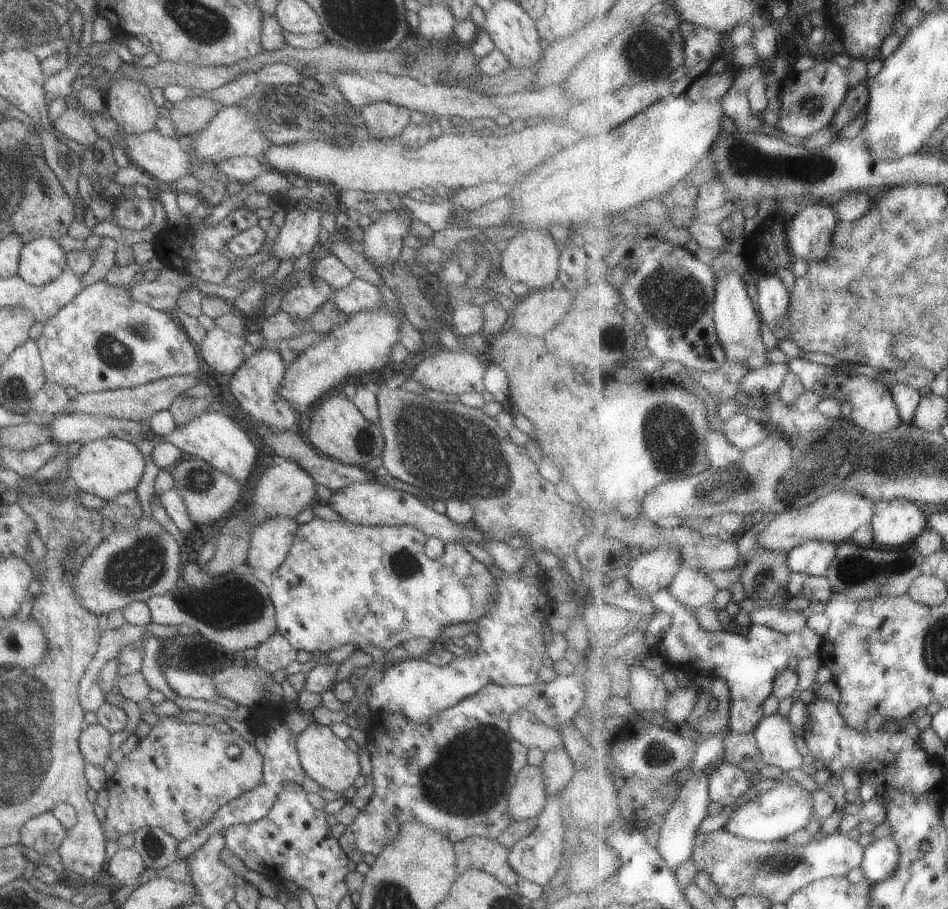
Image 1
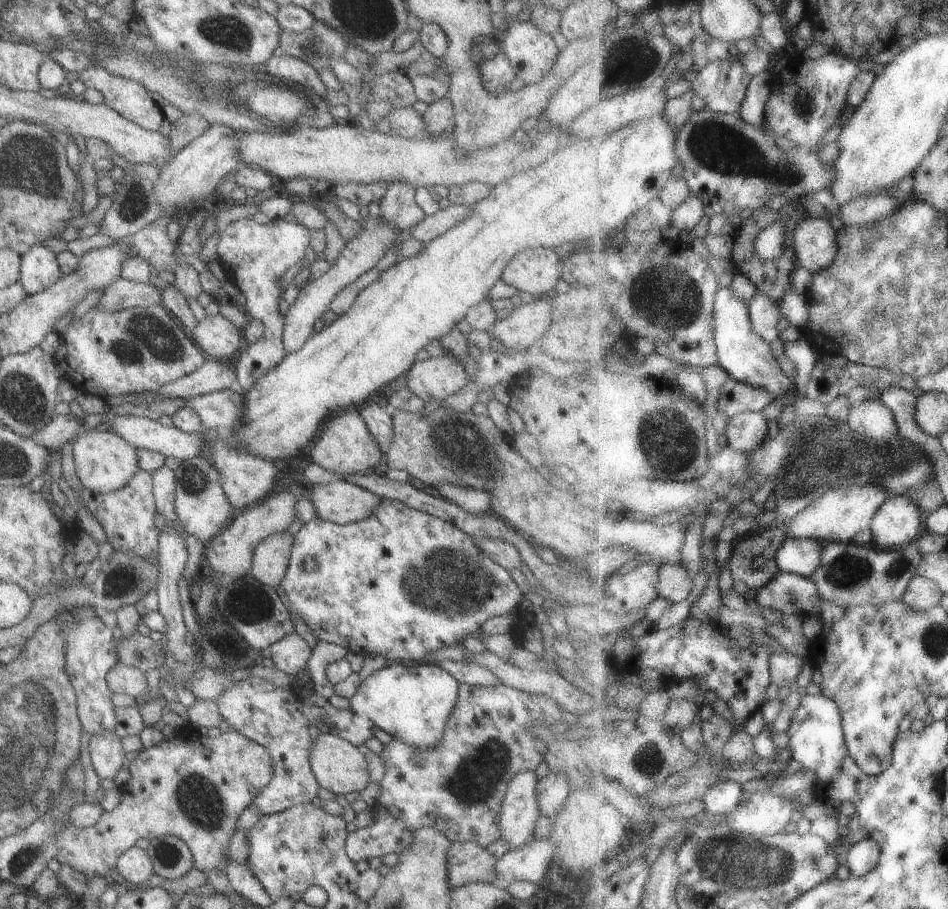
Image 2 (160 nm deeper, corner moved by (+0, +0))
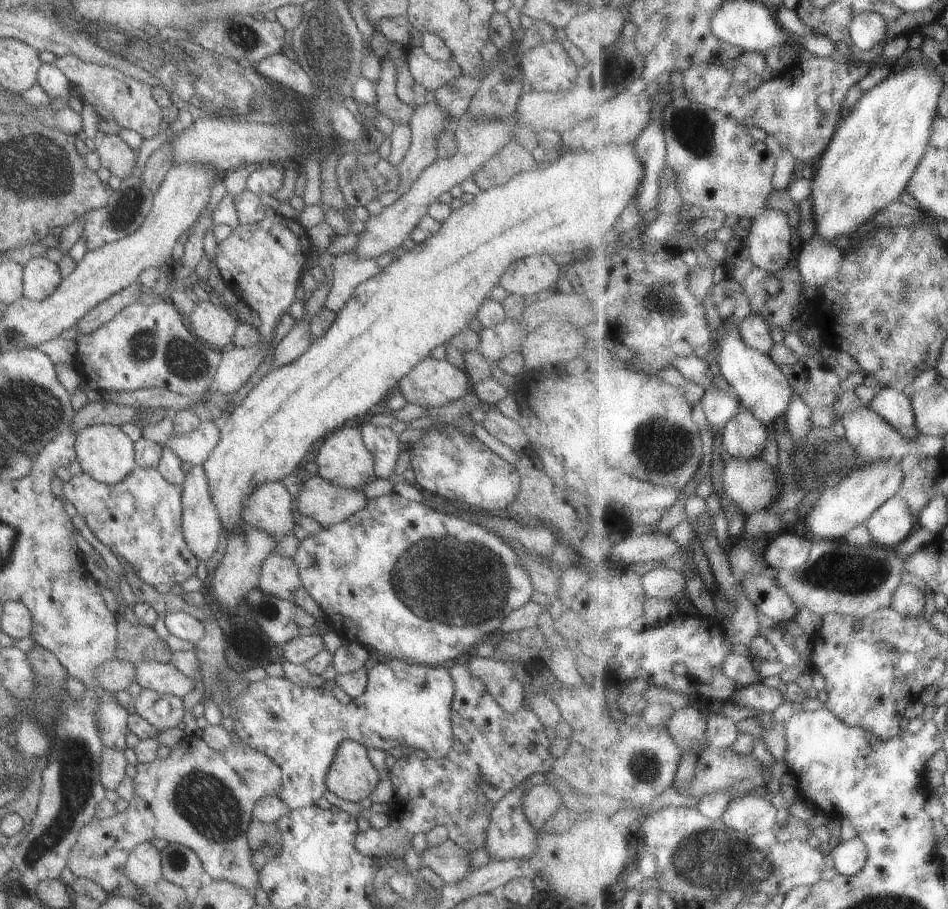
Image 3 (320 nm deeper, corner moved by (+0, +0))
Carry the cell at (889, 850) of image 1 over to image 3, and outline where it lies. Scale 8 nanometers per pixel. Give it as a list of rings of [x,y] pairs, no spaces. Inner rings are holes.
[[[856,836],[845,842],[841,841],[832,850],[829,862],[837,874],[851,876],[859,874],[865,868],[868,856],[868,846],[860,836]]]

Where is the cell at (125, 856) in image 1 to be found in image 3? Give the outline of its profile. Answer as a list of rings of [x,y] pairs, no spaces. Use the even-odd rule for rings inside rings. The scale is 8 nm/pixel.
[[[149,841],[142,842],[131,849],[123,864],[123,881],[131,881],[137,887],[143,887],[148,882],[157,882],[161,877],[160,854],[159,851],[149,843]]]

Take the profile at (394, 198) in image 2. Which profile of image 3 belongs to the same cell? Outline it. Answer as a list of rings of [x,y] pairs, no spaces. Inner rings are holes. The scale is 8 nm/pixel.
[[[425,101],[415,108],[408,121],[411,144],[401,161],[394,166],[397,172],[397,189],[408,189],[417,176],[435,160],[435,136],[443,128],[454,127],[454,124],[448,121],[447,114],[432,102]]]

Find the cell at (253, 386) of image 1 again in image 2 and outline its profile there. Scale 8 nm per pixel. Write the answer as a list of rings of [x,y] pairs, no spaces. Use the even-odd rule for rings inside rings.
[[[251,217],[233,220],[221,228],[215,246],[215,259],[222,267],[224,278],[237,286],[245,298],[243,311],[249,319],[259,321],[262,333],[259,340],[247,345],[233,362],[236,374],[235,387],[245,394],[266,370],[272,369],[285,355],[281,337],[284,316],[279,313],[277,304],[282,297],[279,278],[291,265],[303,259],[304,250],[311,245],[309,230],[303,225],[293,224],[283,219],[273,219],[267,224],[258,224]]]

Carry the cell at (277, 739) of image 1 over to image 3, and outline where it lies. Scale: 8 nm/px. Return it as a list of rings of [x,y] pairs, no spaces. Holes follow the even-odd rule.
[[[385,658],[369,669],[366,677],[365,690],[348,704],[339,703],[331,691],[322,687],[297,686],[285,677],[269,676],[249,683],[237,697],[228,702],[233,728],[240,742],[265,754],[280,768],[282,780],[275,796],[290,809],[314,805],[315,800],[321,798],[326,789],[325,775],[340,742],[352,740],[365,748],[385,752],[390,745],[411,747],[425,752],[428,758],[433,759],[441,758],[450,749],[453,742],[450,723],[453,683],[446,665],[427,666]]]

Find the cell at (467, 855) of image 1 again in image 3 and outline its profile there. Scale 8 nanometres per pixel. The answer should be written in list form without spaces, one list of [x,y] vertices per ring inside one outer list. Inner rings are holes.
[[[447,838],[438,845],[425,847],[419,857],[421,867],[427,866],[443,884],[454,883],[473,870],[468,863],[466,852]]]

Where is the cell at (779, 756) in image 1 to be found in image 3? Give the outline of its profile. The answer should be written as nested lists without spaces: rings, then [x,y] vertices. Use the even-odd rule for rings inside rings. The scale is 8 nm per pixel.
[[[763,683],[741,687],[735,694],[736,704],[744,707],[757,708],[763,712],[772,713],[778,706],[785,702],[783,693],[777,687],[769,687]]]

